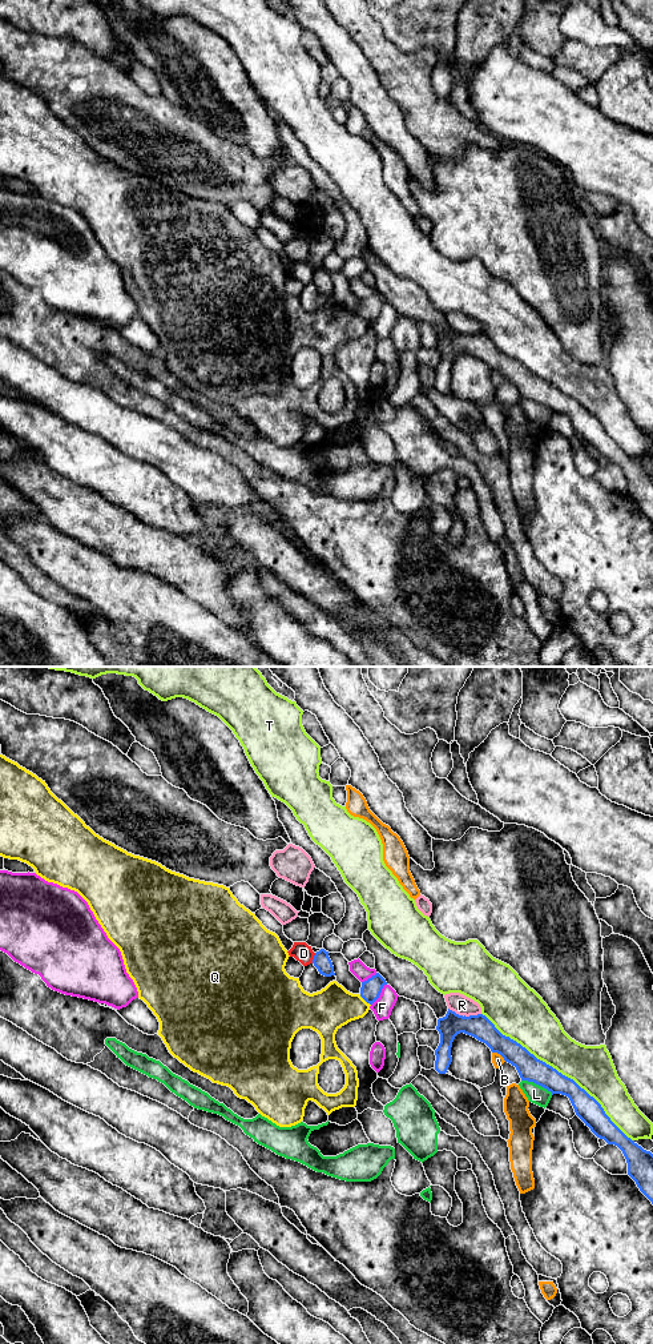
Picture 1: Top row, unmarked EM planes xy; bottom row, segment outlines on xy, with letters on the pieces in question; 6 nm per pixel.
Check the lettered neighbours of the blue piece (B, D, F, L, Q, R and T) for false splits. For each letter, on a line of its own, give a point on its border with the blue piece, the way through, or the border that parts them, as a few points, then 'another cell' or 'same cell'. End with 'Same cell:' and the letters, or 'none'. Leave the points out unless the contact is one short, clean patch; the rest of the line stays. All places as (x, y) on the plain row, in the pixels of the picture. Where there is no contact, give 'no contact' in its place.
B: xy (499, 371) | another cell
D: xy (314, 277) | along xy (315, 272), (311, 281) | another cell
F: xy (379, 313) | another cell
L: xy (537, 402) | another cell
Q: xy (365, 318) | another cell
R: xy (464, 334) | another cell
T: xy (560, 391) | another cell
Same cell: none

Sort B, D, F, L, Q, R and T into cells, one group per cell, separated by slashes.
B / D / F / L / Q / R / T

